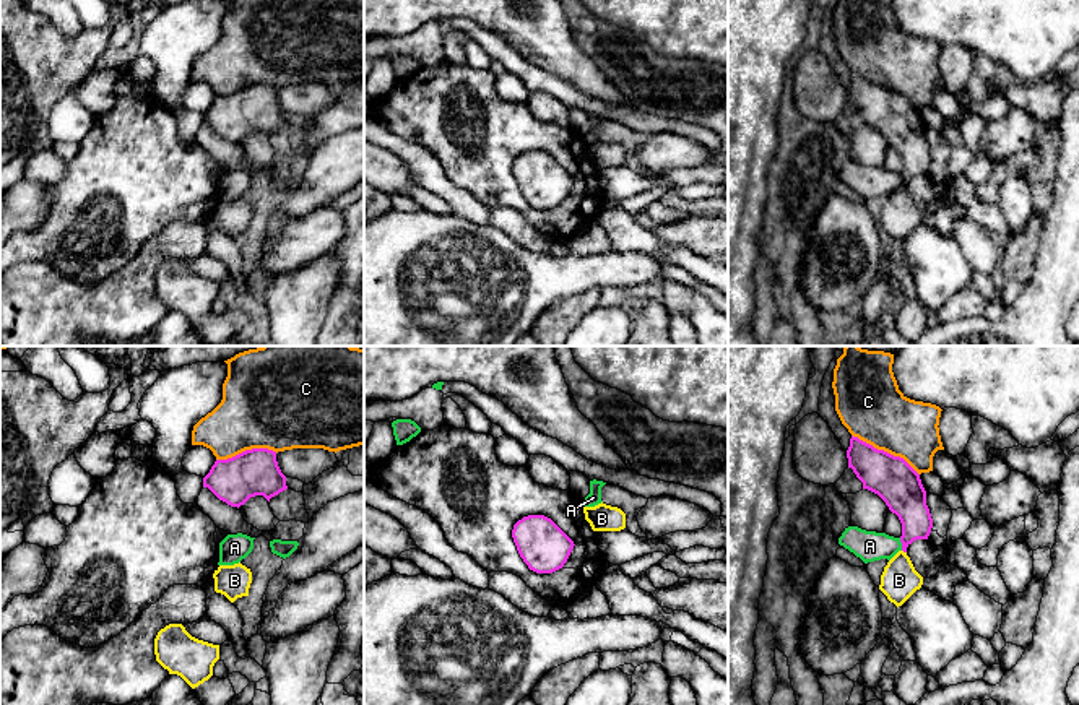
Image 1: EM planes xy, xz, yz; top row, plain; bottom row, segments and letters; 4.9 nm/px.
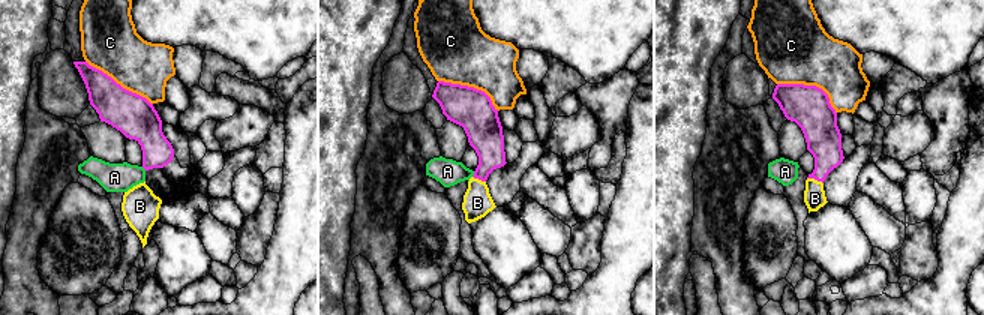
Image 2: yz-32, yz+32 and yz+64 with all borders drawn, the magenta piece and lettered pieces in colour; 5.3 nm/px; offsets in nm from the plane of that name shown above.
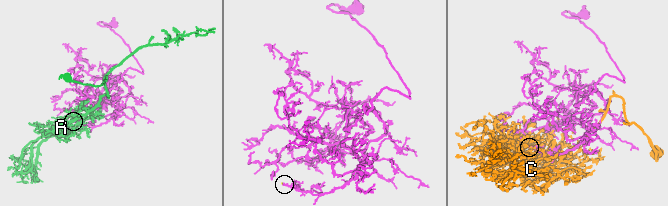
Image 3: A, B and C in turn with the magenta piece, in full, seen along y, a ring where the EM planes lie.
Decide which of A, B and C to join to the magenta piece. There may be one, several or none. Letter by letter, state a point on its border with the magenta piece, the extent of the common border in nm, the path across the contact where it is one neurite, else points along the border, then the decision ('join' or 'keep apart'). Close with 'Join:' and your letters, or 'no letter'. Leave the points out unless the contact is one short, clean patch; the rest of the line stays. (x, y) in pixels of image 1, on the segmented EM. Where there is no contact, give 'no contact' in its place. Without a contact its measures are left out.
A: meets magenta in yz at (902, 544); contact 70 nm long; keep apart
B: meets magenta in yz at (904, 551); contact 30 nm long; runs through yz (907, 501), (909, 536), (904, 551), (899, 580); join
C: meets magenta in yz at (886, 452); contact 400 nm long; keep apart
Join: B

